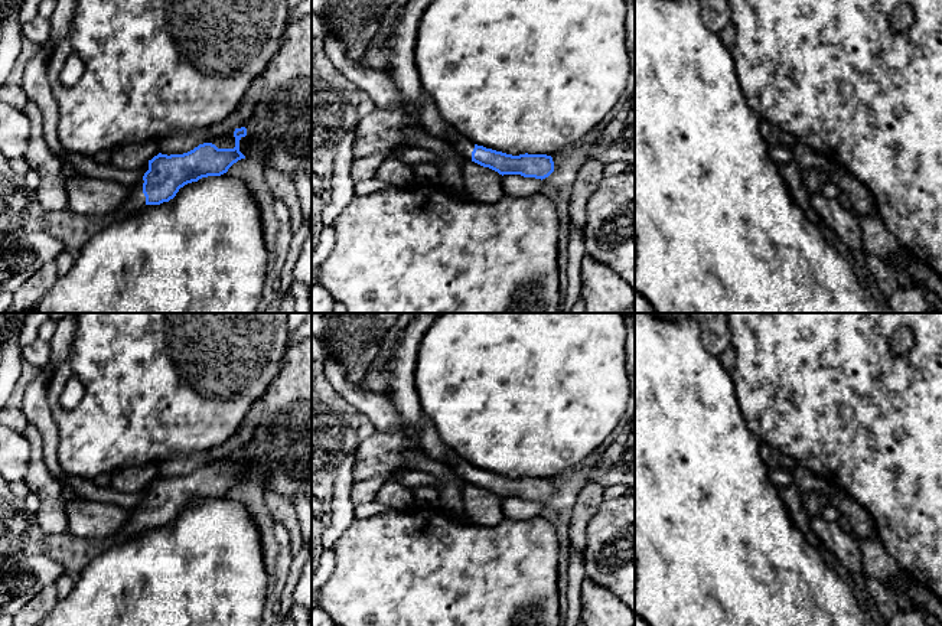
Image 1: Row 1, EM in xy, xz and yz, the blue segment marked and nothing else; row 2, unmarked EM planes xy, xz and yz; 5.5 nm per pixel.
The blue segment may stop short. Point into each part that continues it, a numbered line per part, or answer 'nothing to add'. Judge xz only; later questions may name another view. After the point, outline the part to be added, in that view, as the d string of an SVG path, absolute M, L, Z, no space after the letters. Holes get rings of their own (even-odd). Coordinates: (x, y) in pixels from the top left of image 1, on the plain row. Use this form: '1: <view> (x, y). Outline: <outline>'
1: xz (463, 469). Outline: M457 457L454 460L444 460L444 463L467 485L472 485L472 475L475 472L475 466L469 462Z

